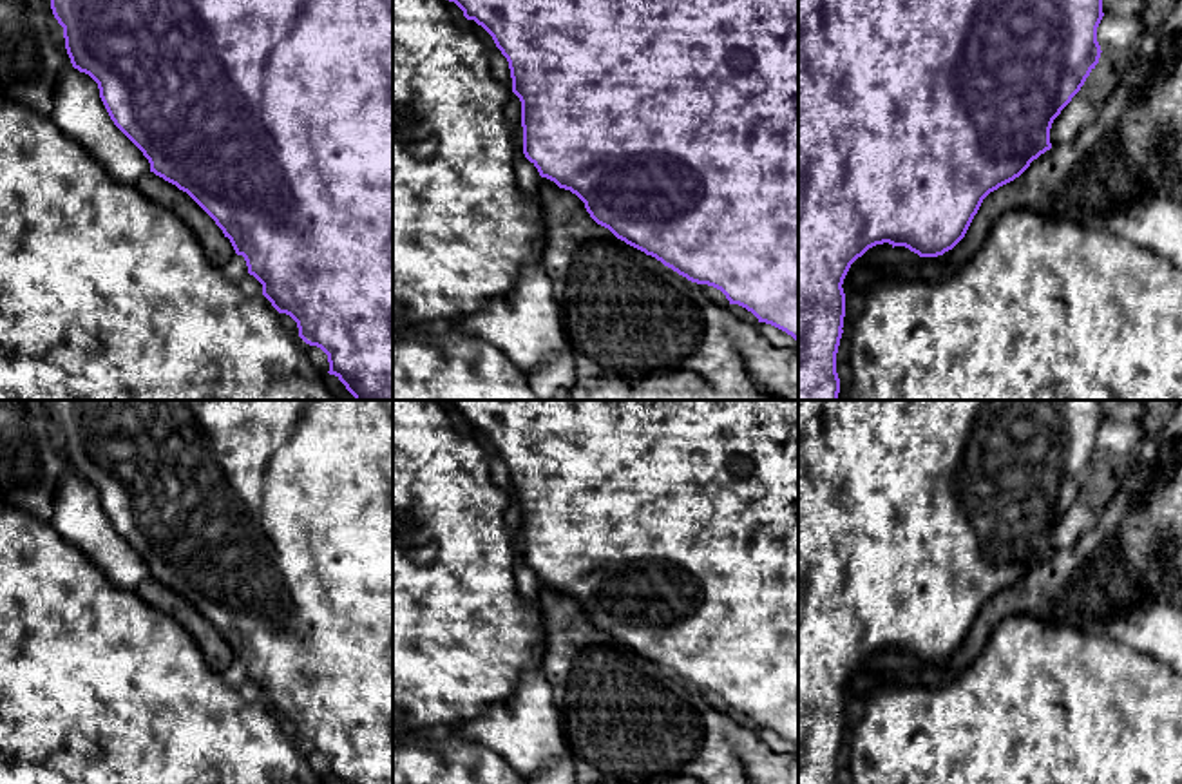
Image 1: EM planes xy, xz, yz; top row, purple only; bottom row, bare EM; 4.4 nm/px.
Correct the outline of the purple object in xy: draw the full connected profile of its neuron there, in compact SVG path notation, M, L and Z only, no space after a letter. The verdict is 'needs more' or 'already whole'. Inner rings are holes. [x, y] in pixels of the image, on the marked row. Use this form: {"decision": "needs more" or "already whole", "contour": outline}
{"decision": "already whole", "contour": "M51 0L51 9L63 27L71 63L89 74L114 125L143 152L150 172L186 192L230 239L243 255L248 273L262 284L262 295L279 313L290 315L299 337L328 355L329 375L335 375L355 400L393 400L393 0Z"}

